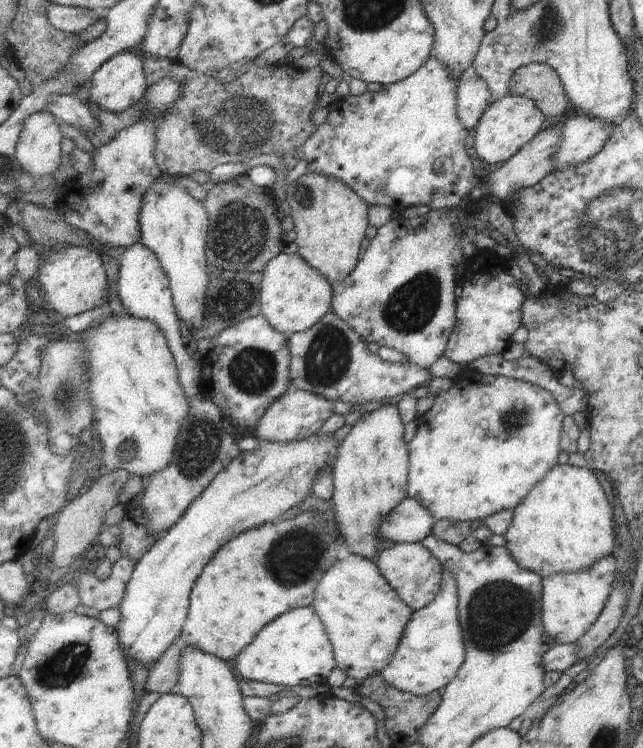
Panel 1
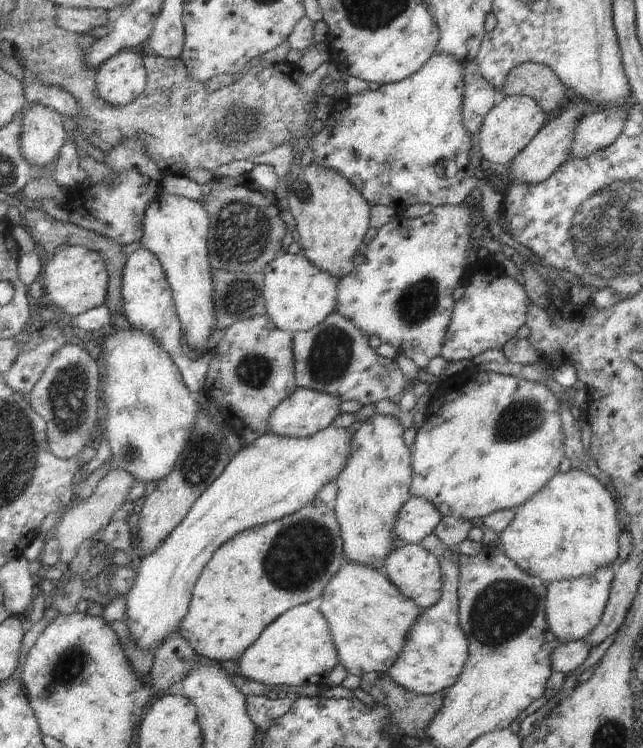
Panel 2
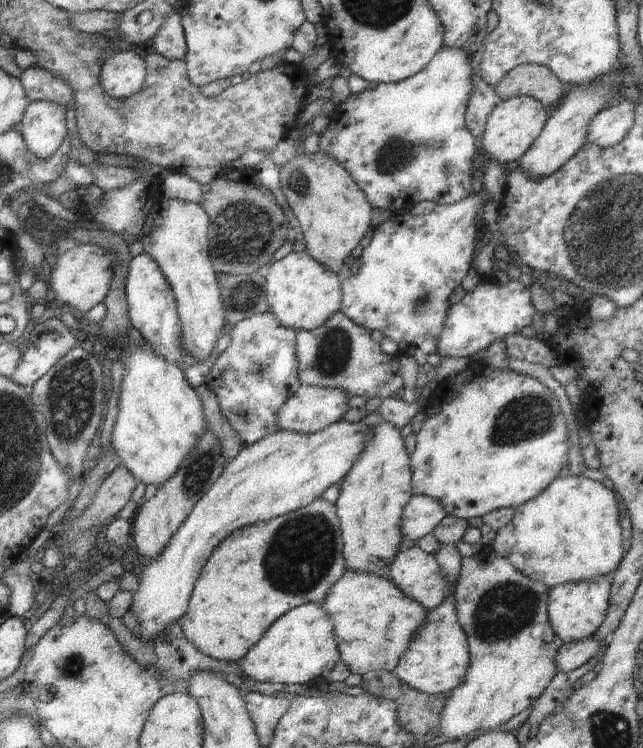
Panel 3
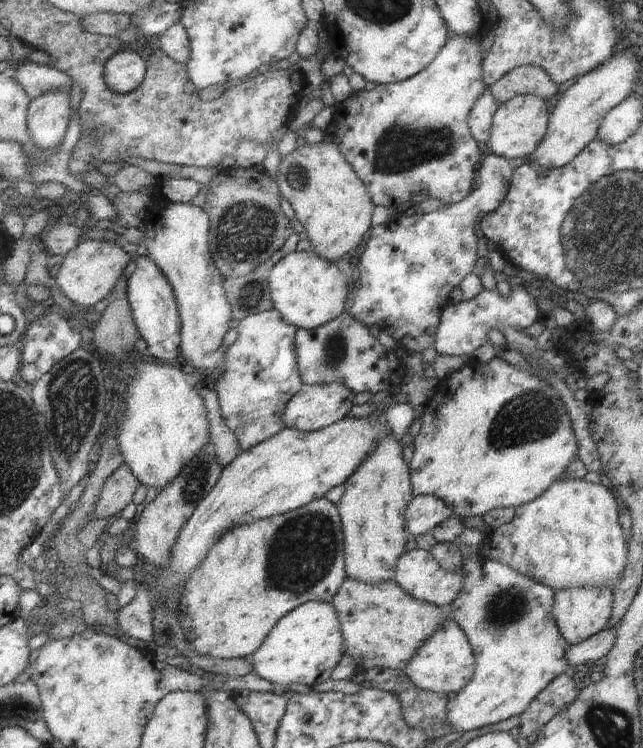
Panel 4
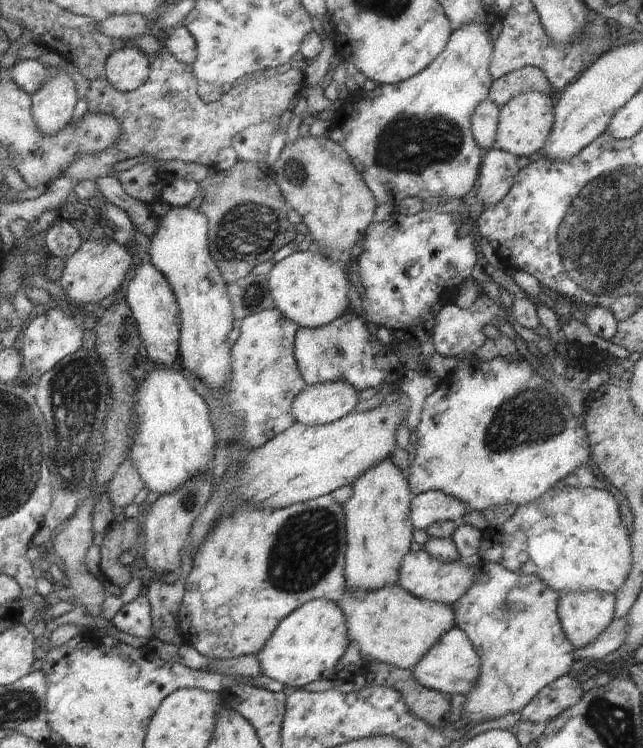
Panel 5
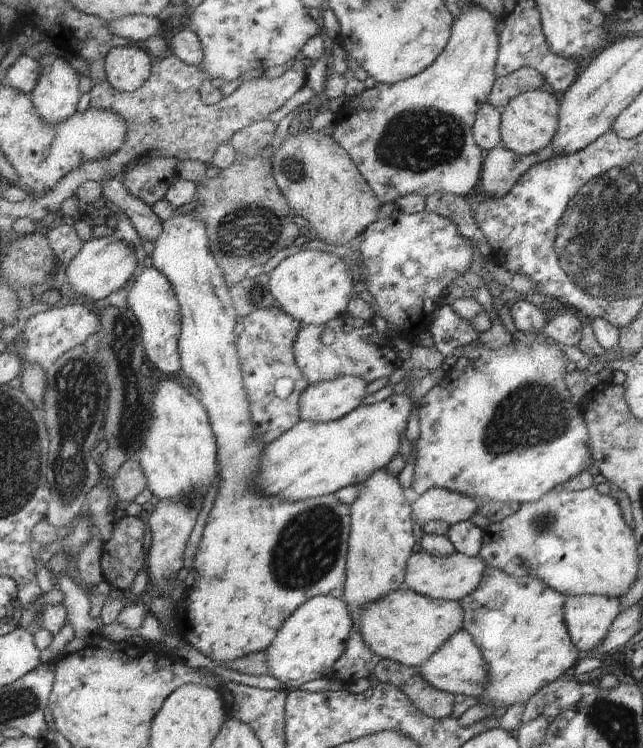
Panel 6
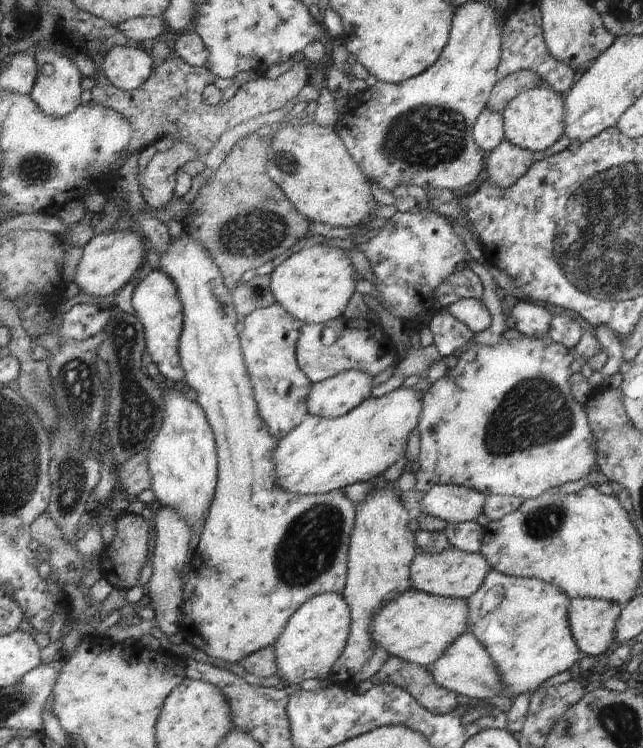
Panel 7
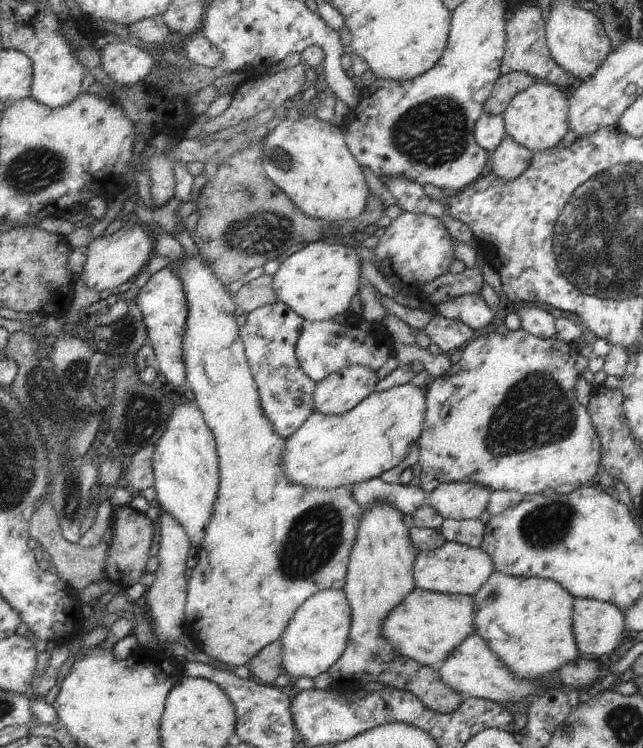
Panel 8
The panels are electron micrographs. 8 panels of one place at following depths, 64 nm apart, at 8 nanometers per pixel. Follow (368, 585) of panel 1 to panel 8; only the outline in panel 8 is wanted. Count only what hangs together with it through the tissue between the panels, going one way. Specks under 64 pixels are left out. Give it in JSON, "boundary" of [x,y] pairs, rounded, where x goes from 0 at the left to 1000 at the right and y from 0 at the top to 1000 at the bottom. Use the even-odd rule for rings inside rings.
{"boundary":[[[650,786],[607,820],[596,849],[624,876],[684,896],[720,856],[737,848],[737,832],[737,799],[733,797]]]}

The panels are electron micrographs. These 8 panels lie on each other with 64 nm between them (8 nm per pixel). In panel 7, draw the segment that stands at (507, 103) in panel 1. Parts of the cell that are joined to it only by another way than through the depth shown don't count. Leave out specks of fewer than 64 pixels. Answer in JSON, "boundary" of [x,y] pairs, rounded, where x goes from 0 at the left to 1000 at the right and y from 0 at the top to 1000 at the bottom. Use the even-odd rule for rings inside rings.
{"boundary":[[[840,112],[801,128],[779,150],[785,186],[815,201],[844,203],[876,182],[879,142],[868,123]]]}

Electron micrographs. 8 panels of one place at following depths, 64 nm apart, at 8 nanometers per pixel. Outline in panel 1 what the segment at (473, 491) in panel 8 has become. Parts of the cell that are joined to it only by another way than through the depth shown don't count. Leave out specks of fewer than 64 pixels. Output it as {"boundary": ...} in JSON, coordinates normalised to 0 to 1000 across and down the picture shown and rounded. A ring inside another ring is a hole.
{"boundary":[[[635,664],[599,694],[593,721],[603,726],[658,726],[675,715],[678,689],[652,667]]]}

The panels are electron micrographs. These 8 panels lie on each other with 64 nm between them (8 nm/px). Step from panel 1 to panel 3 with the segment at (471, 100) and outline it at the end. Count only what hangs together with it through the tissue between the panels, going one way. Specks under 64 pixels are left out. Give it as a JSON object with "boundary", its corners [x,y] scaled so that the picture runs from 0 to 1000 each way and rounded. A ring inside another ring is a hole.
{"boundary":[[[740,83],[740,126],[734,124],[734,142],[728,146],[728,174],[740,179],[740,184],[751,180],[756,162],[764,147],[778,136],[771,122],[745,99],[743,83]]]}

